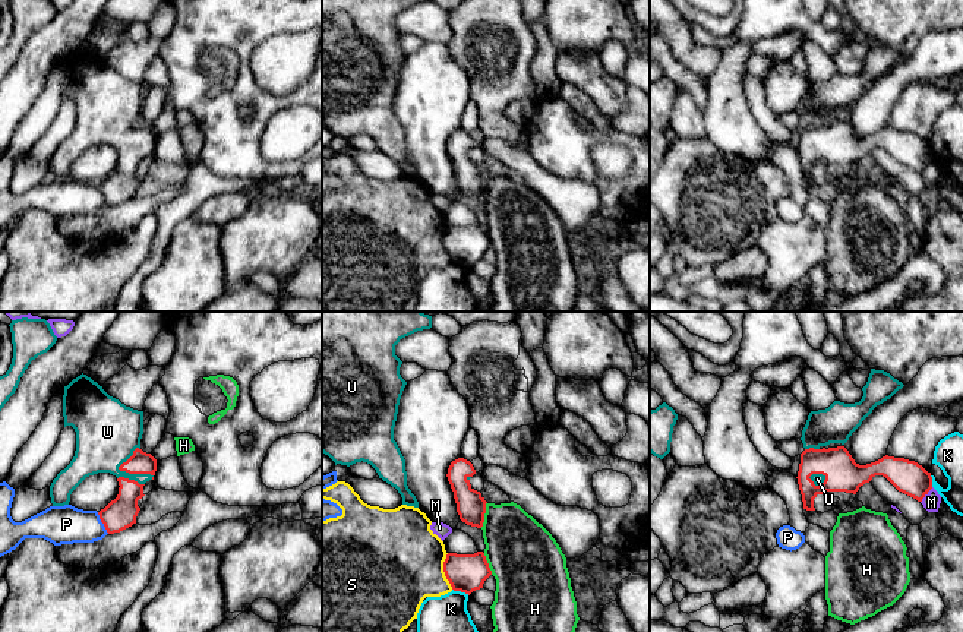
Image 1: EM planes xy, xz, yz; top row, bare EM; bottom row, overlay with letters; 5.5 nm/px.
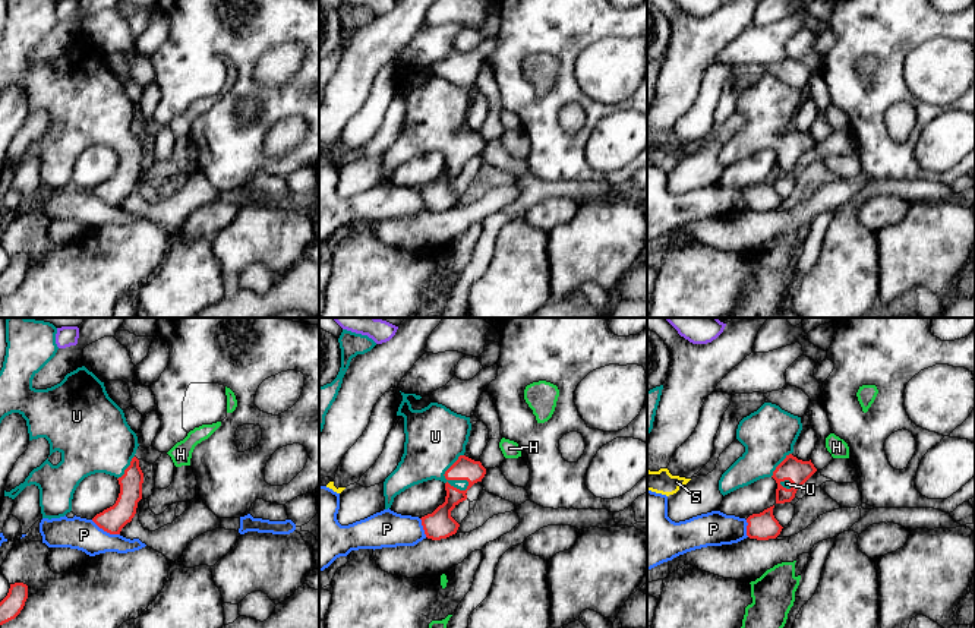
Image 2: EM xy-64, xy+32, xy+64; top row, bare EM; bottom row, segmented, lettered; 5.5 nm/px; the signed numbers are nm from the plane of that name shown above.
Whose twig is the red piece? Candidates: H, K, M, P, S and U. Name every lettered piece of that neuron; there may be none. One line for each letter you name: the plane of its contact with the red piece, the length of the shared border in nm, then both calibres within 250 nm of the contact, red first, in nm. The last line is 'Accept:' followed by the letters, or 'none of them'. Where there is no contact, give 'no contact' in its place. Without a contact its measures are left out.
U: xy | 220 nm | 130/320 nm
Accept: U

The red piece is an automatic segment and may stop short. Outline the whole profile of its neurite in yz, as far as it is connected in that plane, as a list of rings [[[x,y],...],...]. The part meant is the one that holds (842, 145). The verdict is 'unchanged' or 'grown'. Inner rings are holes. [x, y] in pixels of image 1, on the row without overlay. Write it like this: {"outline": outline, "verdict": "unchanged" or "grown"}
{"outline": [[[871,41],[866,57],[862,60],[863,69],[859,75],[844,76],[834,73],[828,80],[811,83],[802,102],[802,116],[805,123],[801,126],[798,143],[798,157],[802,167],[803,181],[815,183],[814,171],[827,164],[853,165],[861,158],[869,155],[875,148],[885,149],[899,164],[922,174],[932,161],[932,149],[922,138],[915,133],[894,129],[883,129],[881,132],[859,138],[855,135],[849,123],[843,118],[852,105],[872,85],[872,82],[890,72],[904,57],[884,42]]], "verdict": "grown"}

